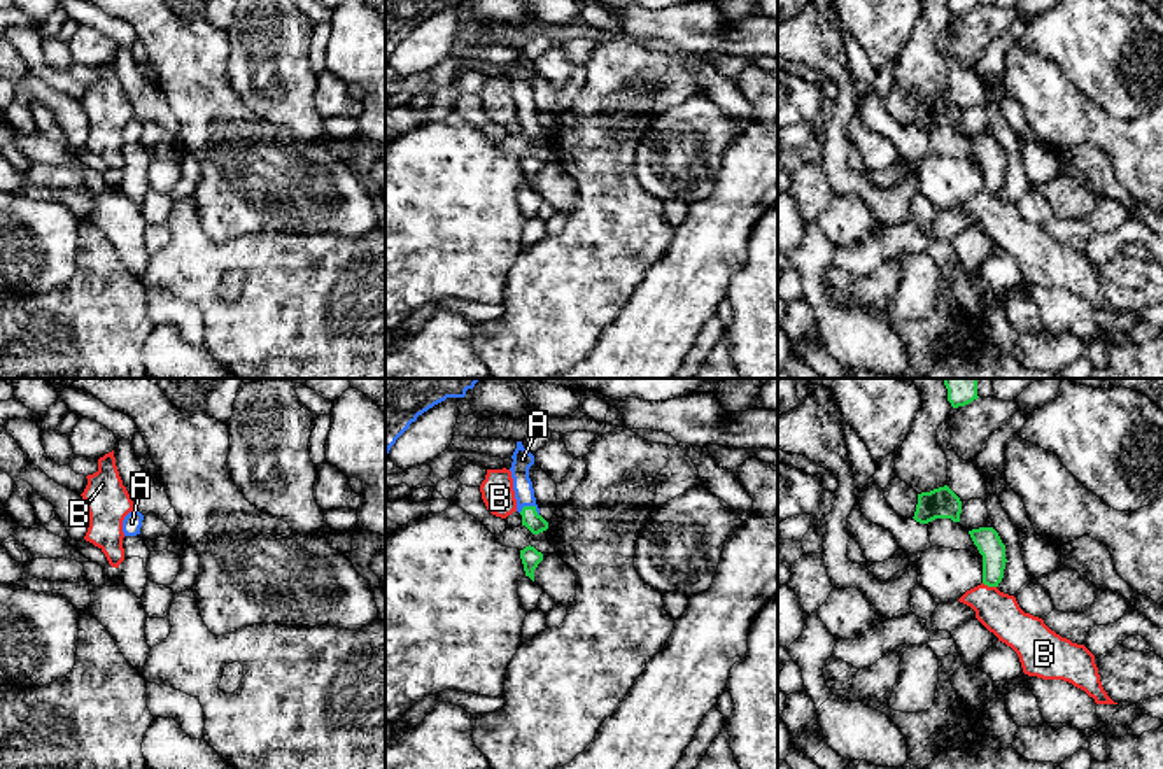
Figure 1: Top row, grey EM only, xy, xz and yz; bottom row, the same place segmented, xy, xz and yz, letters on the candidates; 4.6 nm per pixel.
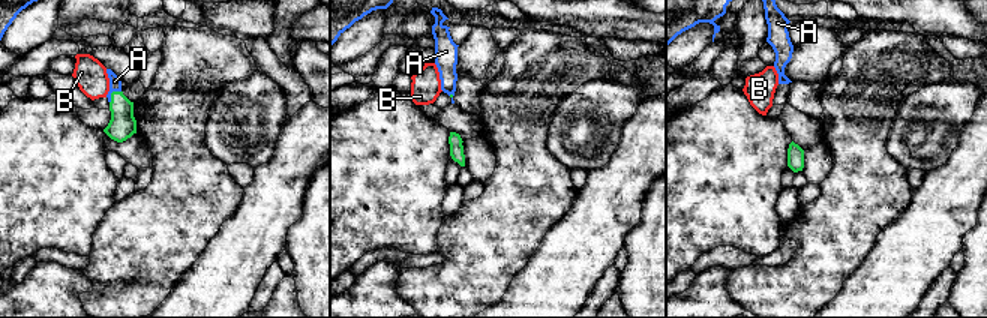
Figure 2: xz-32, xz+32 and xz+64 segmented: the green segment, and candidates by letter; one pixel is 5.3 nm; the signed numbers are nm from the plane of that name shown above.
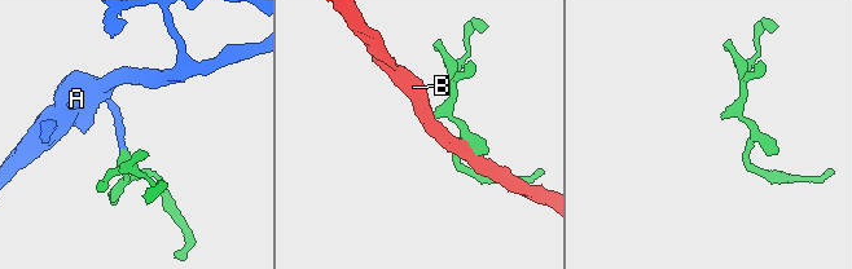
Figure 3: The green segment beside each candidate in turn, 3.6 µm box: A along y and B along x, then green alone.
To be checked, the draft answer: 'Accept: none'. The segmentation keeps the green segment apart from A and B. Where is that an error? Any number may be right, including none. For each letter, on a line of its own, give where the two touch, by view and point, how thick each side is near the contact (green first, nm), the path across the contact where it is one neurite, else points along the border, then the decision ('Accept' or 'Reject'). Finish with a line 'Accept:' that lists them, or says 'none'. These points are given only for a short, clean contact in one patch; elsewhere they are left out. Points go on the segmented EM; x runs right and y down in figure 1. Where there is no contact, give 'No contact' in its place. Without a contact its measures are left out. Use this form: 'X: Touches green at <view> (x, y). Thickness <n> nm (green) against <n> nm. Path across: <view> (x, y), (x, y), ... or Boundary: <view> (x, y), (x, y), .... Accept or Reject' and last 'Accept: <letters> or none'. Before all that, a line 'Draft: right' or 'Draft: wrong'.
Draft: wrong
A: Touches green at xz (531, 507). Thickness 90 nm (green) against 90 nm. Path across: xz (535, 522), (531, 519), (531, 507), (522, 487), (522, 459). Accept
B: Touches green at yz (990, 585). Thickness 120 nm (green) against 190 nm. Boundary: yz (983, 582), (995, 587). Reject
Accept: A

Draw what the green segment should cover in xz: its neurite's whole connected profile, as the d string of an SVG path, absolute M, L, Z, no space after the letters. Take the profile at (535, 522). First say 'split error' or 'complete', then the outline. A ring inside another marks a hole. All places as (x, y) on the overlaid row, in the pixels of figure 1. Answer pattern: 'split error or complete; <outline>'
split error; M517 441L511 459L510 471L513 478L517 511L522 515L522 526L532 534L539 534L548 529L548 522L539 515L532 482L529 478L529 468L534 464L534 455L524 448L522 441Z

